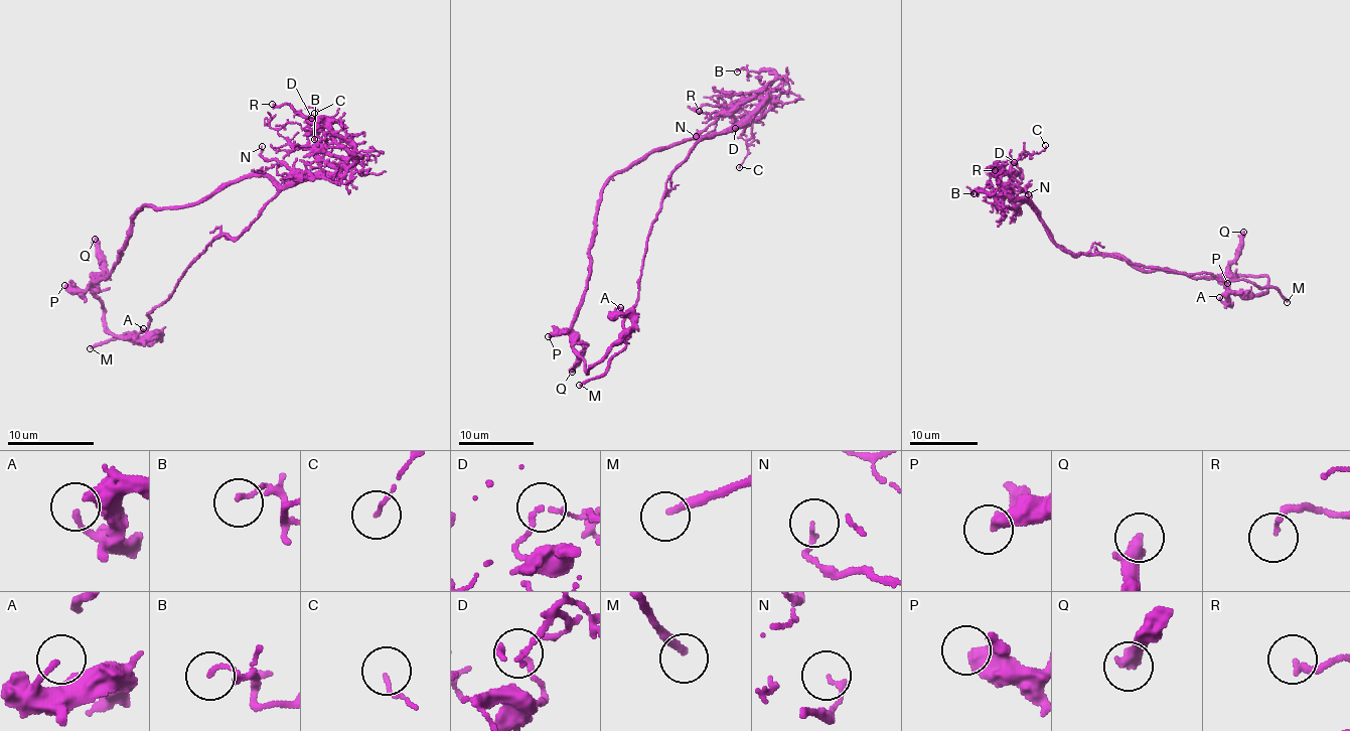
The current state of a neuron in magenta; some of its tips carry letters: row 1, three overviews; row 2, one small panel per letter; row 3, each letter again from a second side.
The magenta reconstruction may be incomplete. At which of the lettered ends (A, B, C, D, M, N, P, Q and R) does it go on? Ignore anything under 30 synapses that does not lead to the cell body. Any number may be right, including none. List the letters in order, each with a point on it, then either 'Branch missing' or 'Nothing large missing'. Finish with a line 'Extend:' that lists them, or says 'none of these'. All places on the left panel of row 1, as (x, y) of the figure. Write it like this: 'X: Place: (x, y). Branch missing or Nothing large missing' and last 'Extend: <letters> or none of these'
A: Place: (143, 328). Nothing large missing
B: Place: (314, 139). Nothing large missing
C: Place: (314, 113). Nothing large missing
D: Place: (311, 118). Nothing large missing
M: Place: (90, 348). Branch missing
N: Place: (262, 146). Nothing large missing
P: Place: (64, 285). Nothing large missing
Q: Place: (95, 239). Nothing large missing
R: Place: (272, 104). Nothing large missing
Extend: M

